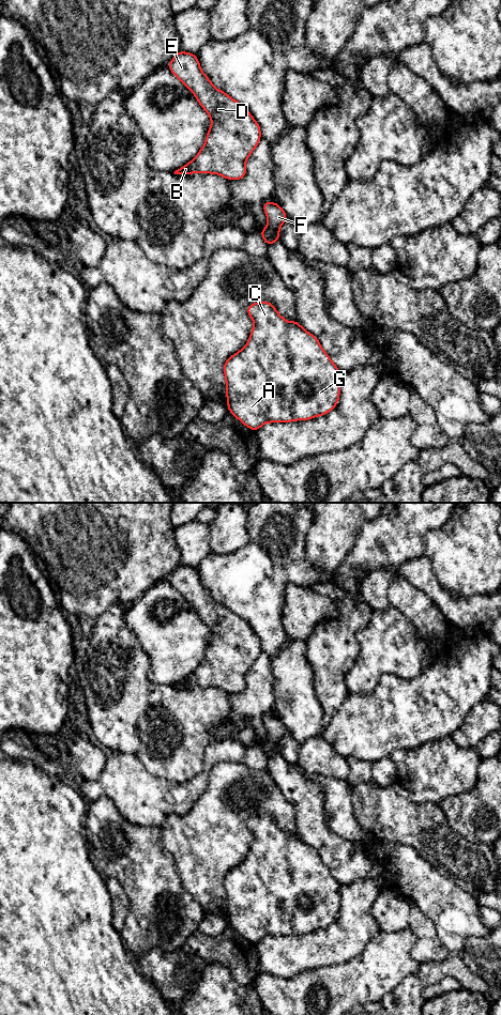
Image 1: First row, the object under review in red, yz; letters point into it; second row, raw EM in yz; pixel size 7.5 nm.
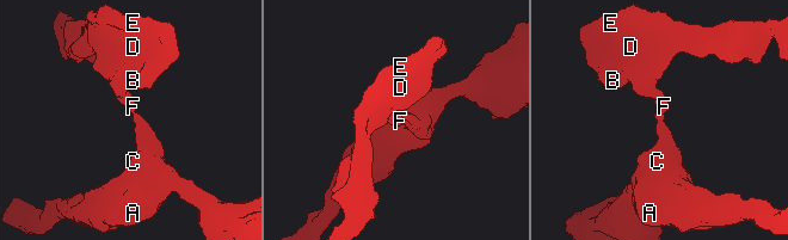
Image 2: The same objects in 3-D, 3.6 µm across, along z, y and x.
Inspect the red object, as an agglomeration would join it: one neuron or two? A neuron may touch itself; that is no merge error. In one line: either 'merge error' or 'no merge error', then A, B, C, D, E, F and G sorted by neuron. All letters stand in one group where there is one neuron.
merge error; A C G / B D E F

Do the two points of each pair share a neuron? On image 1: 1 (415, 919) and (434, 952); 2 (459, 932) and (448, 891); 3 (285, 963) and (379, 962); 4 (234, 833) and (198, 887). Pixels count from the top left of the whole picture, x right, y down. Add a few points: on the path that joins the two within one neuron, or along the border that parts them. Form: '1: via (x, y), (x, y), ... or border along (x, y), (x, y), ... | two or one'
1: via (422, 927), (427, 943) | one
2: via (455, 922), (454, 912), (448, 906), (448, 901) | one
3: border along (366, 947), (346, 962), (321, 967) | two
4: via (222, 846), (202, 865), (202, 874) | one

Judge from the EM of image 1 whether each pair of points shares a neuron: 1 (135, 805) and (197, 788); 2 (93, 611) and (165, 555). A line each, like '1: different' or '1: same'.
1: same
2: same

